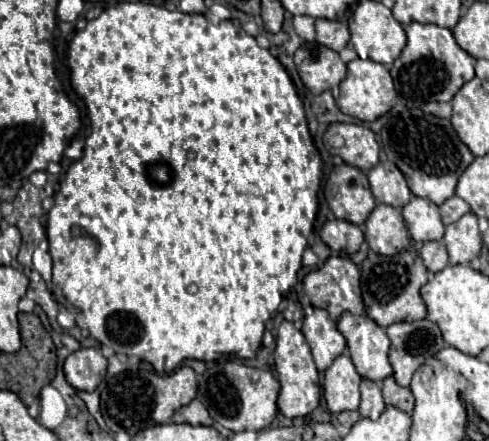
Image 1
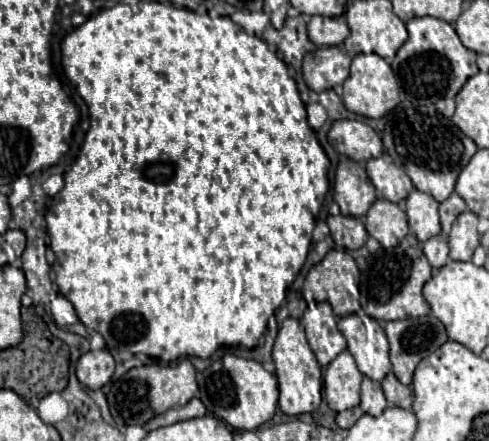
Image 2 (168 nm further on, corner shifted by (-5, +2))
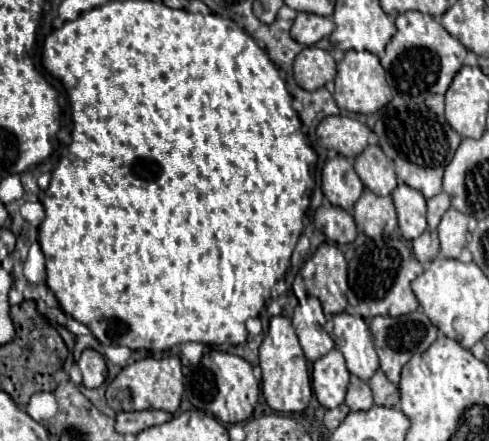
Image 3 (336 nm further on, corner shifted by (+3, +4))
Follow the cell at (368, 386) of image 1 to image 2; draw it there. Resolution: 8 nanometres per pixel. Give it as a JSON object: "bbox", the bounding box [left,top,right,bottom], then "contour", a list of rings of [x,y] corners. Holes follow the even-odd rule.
{"bbox":[360,378,388,416],"contour":[[[364,378],[360,408],[362,408],[362,412],[366,412],[370,416],[380,416],[388,408],[388,402],[386,402],[386,396],[384,396],[384,390],[382,390],[380,382]]]}

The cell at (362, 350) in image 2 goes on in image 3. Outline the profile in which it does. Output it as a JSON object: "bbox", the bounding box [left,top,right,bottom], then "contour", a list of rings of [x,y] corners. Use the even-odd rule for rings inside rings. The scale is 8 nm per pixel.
{"bbox":[324,312,380,380],"contour":[[[348,312],[334,314],[328,318],[324,330],[342,352],[350,374],[358,376],[360,380],[368,380],[378,370],[380,362],[374,350],[370,328],[364,318],[352,316]]]}

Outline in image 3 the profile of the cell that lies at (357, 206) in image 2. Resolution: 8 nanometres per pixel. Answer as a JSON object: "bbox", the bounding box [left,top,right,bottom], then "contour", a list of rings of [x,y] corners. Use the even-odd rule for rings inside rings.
{"bbox":[322,156,364,210],"contour":[[[334,156],[326,160],[322,168],[322,192],[334,206],[352,210],[352,206],[364,192],[364,186],[348,158]]]}

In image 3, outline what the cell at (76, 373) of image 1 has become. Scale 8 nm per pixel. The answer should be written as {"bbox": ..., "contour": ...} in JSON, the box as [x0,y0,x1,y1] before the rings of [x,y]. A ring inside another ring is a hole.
{"bbox":[78,350,108,388],"contour":[[[84,350],[80,360],[78,360],[78,368],[82,372],[84,378],[84,386],[86,388],[98,388],[104,384],[108,368],[106,368],[106,360],[100,352],[96,350]]]}

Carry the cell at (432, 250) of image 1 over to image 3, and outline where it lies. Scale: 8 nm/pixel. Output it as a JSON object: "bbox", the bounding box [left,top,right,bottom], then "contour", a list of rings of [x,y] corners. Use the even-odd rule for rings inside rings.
{"bbox":[412,232,440,264],"contour":[[[422,232],[418,238],[412,240],[412,252],[418,258],[418,262],[426,264],[432,262],[440,254],[440,242],[434,232]]]}

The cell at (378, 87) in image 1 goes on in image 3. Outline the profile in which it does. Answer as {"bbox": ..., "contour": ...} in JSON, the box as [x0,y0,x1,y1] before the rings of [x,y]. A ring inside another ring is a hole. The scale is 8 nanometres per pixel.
{"bbox":[334,50,390,114],"contour":[[[350,50],[344,54],[344,58],[336,66],[336,90],[334,90],[334,100],[340,110],[346,112],[356,112],[356,114],[374,114],[380,108],[384,108],[390,100],[390,86],[384,76],[384,68],[380,66],[378,56],[372,52],[356,52]]]}

